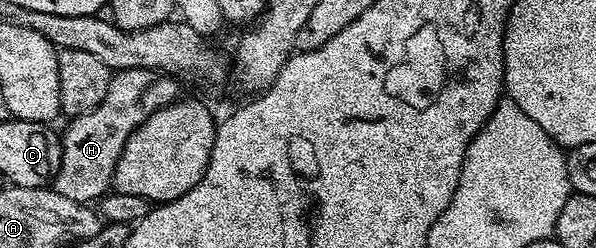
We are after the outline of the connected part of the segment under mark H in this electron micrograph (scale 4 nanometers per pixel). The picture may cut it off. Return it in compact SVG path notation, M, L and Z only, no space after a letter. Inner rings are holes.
M119 70L109 79L107 96L103 96L94 110L72 119L61 139L61 162L51 179L52 189L67 200L86 204L105 197L113 184L115 164L127 144L128 138L144 124L156 110L178 101L176 77L155 70Z

